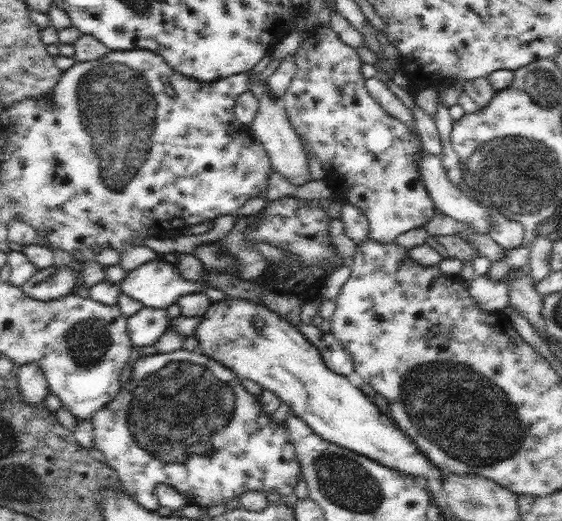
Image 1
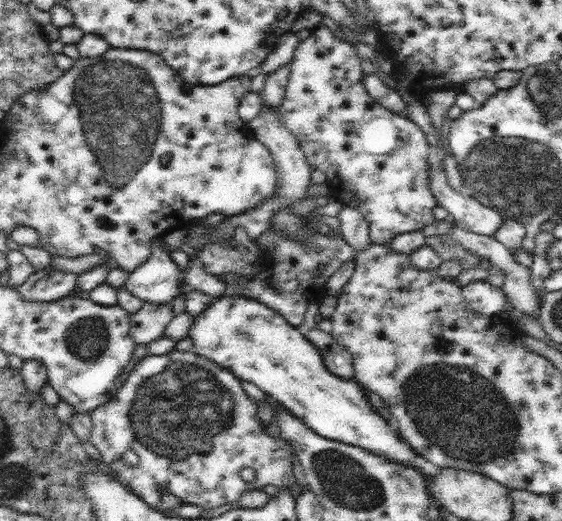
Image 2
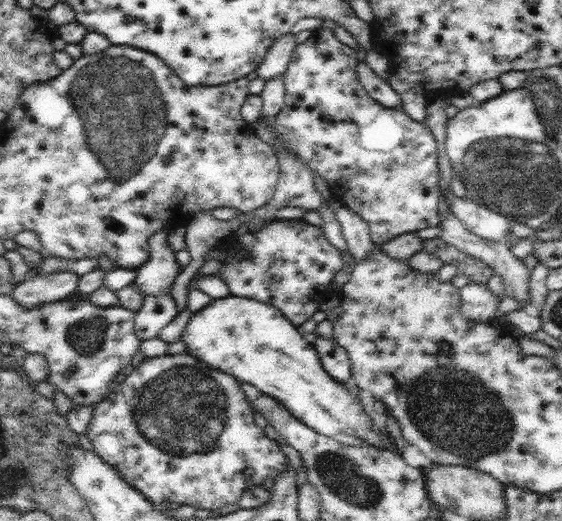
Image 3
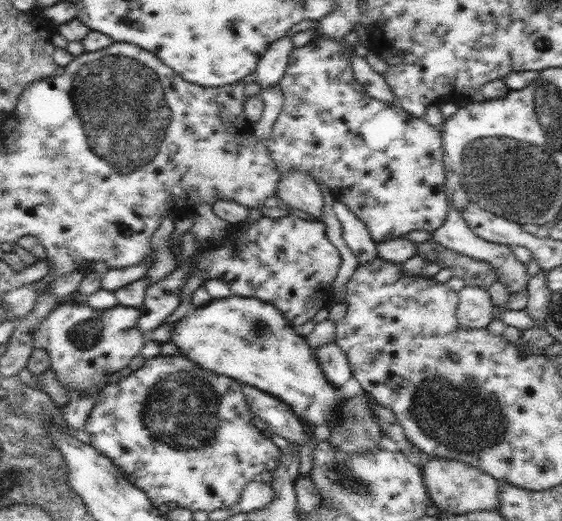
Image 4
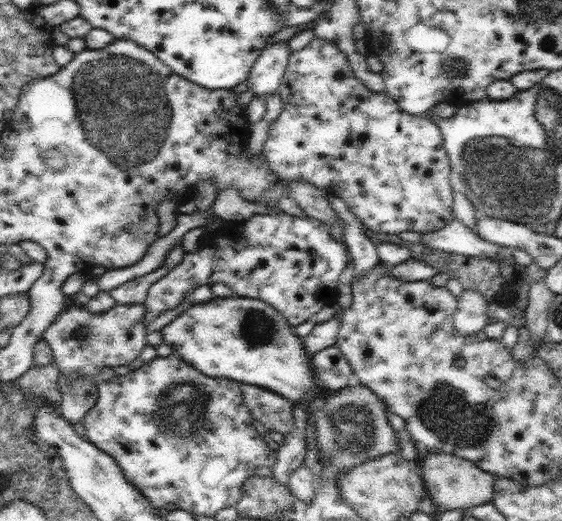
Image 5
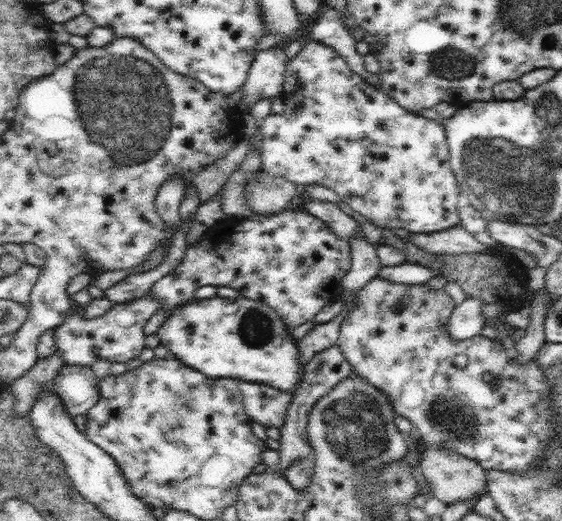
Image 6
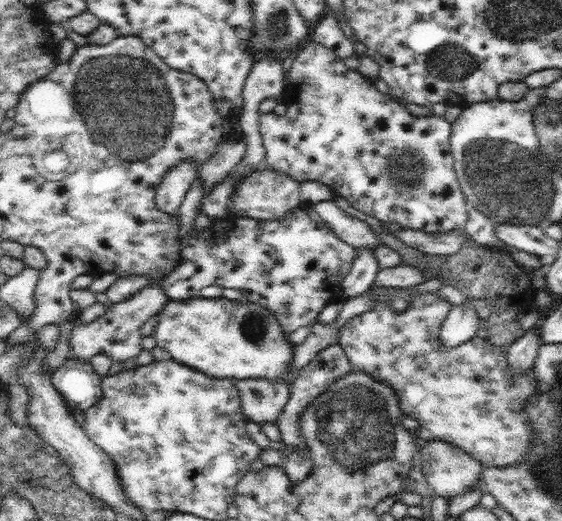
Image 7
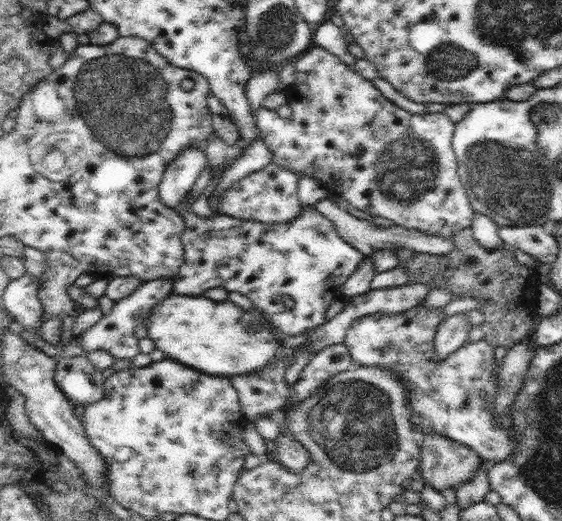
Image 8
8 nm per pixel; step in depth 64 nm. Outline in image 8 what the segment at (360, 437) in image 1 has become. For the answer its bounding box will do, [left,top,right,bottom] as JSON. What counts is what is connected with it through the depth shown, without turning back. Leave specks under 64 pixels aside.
[145,294,285,378]

